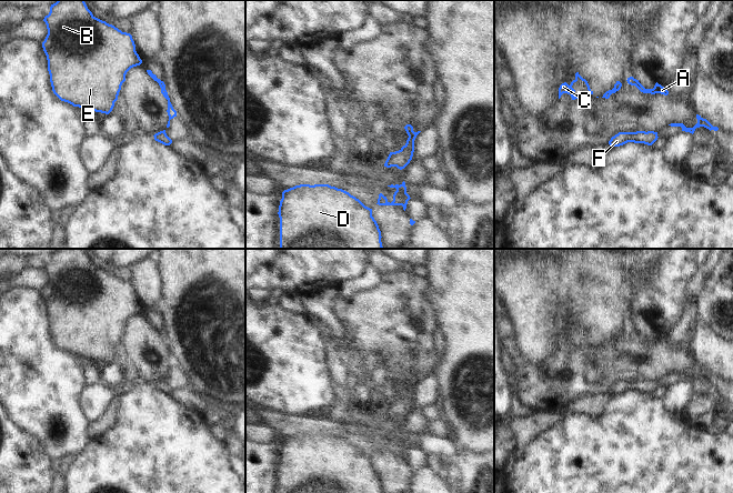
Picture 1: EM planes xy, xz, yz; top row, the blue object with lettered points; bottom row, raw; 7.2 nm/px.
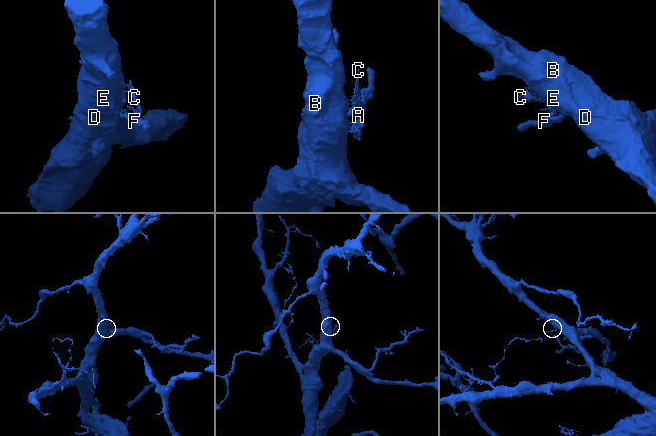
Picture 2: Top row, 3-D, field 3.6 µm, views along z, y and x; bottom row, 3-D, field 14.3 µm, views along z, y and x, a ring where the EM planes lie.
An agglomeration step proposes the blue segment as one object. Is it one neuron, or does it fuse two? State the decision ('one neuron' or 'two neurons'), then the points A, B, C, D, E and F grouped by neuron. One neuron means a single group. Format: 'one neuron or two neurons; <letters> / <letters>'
two neurons; A C / B D E F

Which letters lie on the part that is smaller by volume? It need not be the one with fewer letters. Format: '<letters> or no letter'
A, C

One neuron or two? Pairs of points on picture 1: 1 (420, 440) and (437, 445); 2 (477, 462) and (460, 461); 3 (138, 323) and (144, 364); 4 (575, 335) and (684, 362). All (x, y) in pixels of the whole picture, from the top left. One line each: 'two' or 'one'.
1: one
2: one
3: one
4: one

